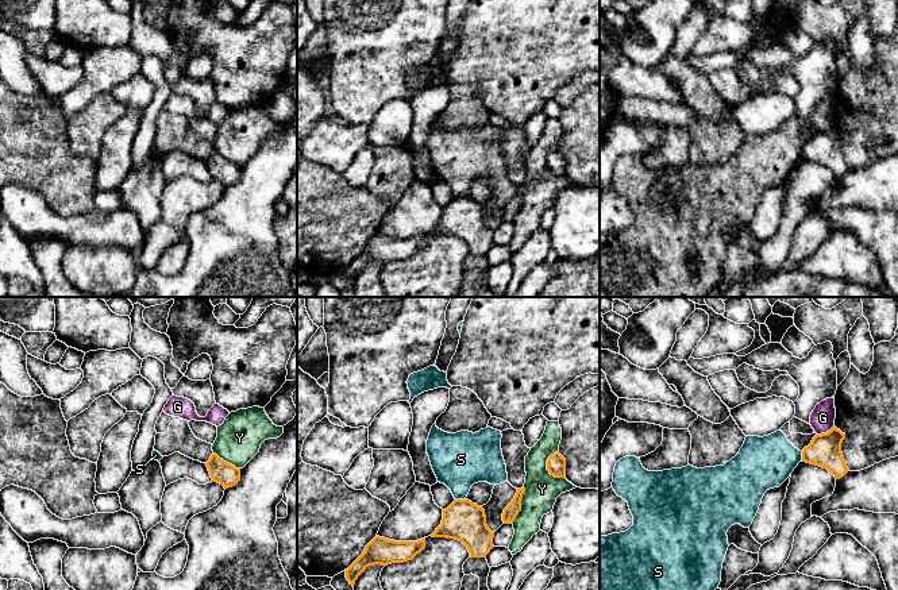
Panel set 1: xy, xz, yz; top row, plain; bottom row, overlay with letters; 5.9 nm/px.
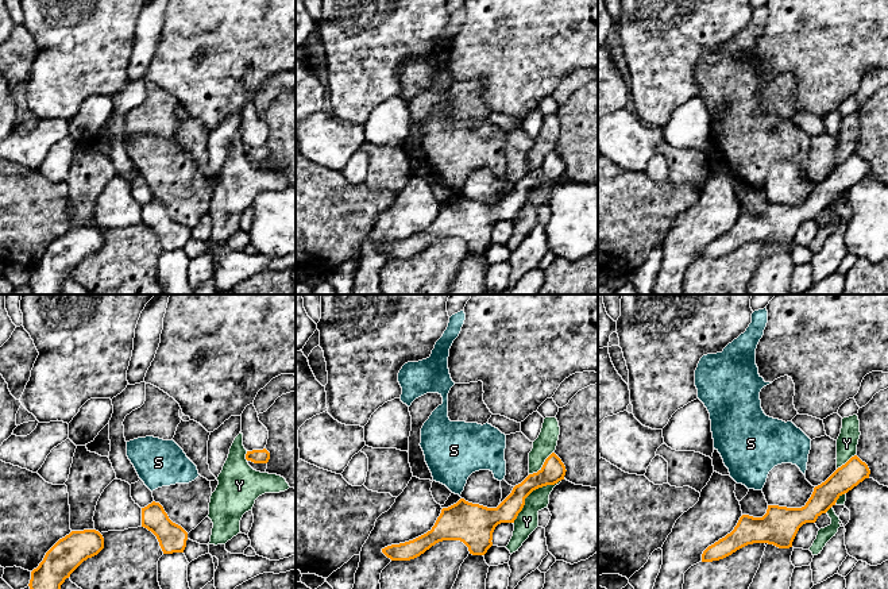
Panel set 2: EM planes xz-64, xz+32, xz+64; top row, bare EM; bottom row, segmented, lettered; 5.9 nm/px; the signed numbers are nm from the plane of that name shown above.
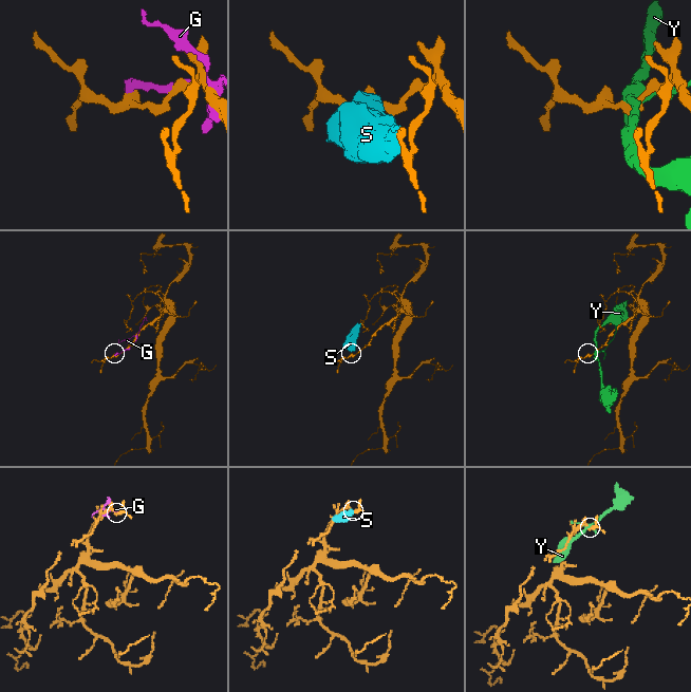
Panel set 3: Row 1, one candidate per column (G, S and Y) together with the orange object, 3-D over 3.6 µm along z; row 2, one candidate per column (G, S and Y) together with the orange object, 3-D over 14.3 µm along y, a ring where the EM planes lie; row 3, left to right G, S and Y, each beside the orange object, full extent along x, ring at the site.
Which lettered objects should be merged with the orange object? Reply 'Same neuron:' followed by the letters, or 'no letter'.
Same neuron: no letter

